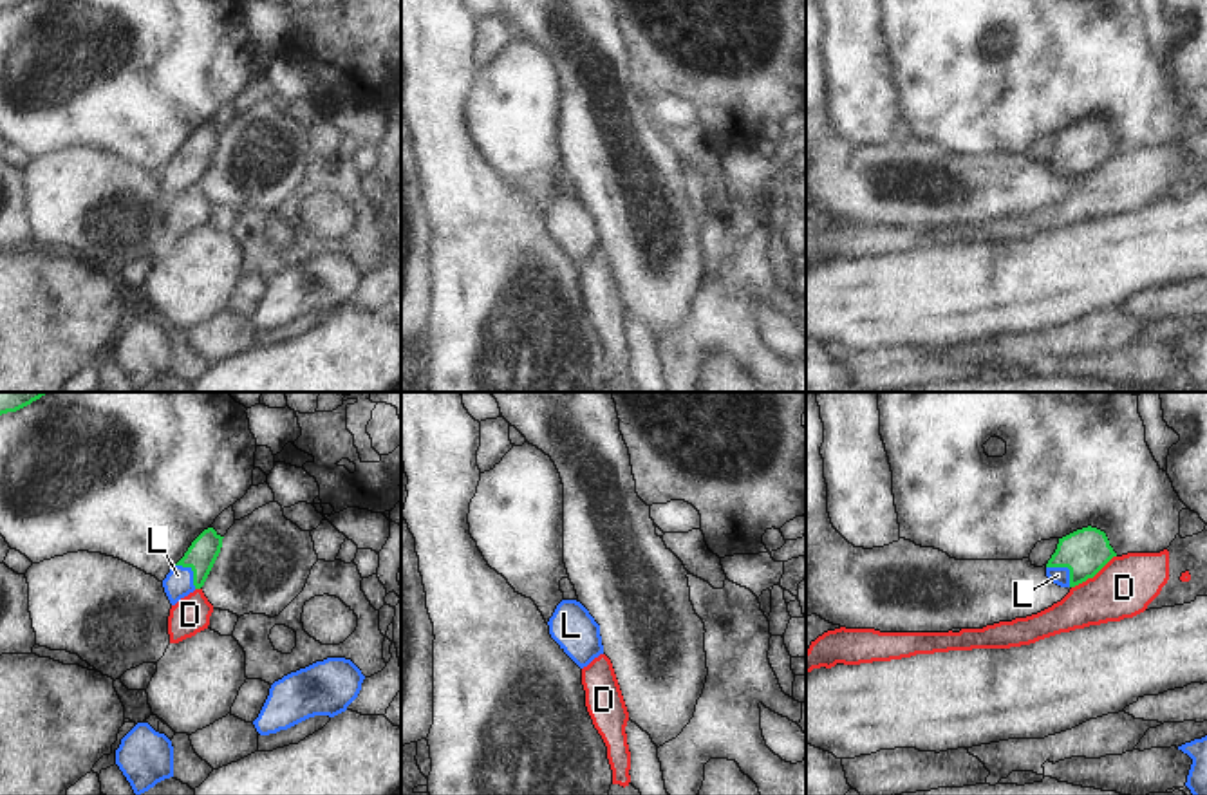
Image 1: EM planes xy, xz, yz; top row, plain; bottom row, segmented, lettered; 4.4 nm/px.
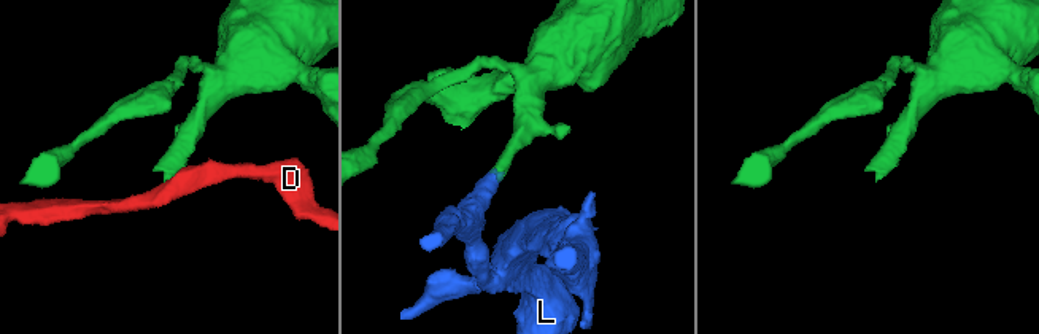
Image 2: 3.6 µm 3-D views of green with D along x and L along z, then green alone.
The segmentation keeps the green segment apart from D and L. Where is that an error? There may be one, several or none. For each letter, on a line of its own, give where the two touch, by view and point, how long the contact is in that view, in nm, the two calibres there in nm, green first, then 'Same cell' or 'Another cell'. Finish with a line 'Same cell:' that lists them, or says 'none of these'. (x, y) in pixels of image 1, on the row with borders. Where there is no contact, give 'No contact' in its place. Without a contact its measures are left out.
D: Touches green at yz (1094, 575). Shared border 240 nm. Thickness 200 nm (green) against 260 nm. Another cell
L: Touches green at yz (1066, 566). Shared border 140 nm. Thickness 200 nm (green) against 80 nm. Same cell
Same cell: L.

